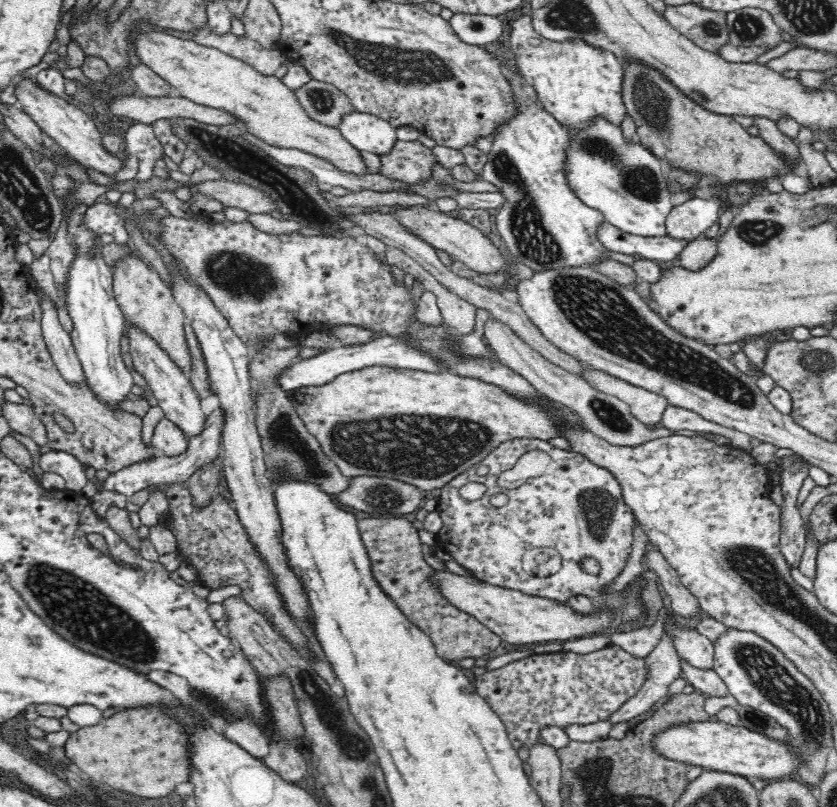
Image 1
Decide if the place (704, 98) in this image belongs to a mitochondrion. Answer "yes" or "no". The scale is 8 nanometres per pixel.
yes

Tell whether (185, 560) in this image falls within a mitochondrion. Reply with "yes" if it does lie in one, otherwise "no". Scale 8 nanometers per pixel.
no

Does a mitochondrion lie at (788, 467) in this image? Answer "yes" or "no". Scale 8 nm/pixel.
no

